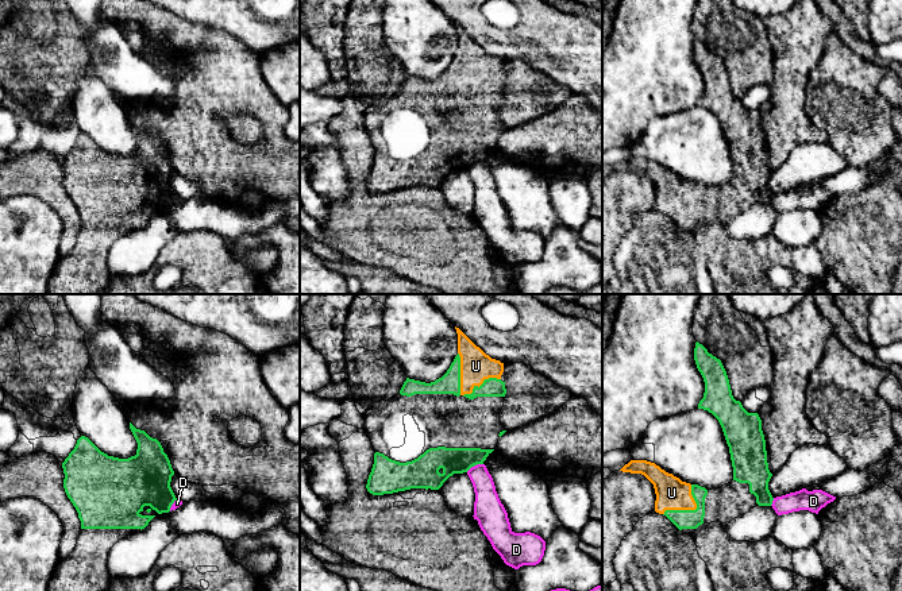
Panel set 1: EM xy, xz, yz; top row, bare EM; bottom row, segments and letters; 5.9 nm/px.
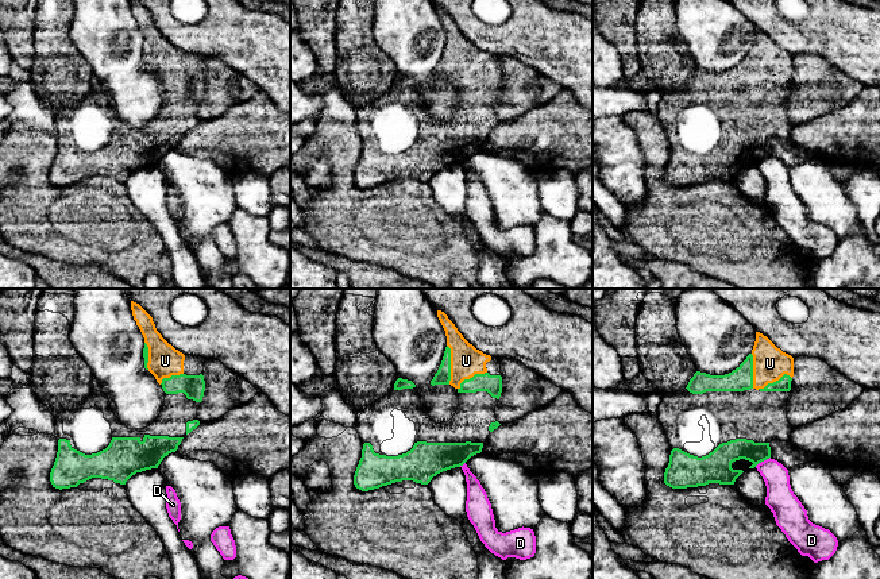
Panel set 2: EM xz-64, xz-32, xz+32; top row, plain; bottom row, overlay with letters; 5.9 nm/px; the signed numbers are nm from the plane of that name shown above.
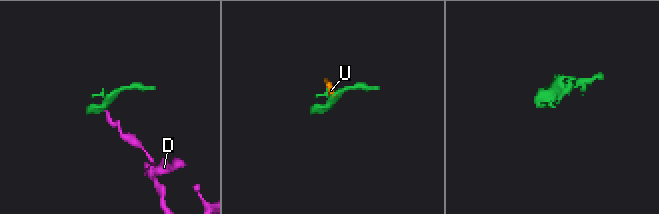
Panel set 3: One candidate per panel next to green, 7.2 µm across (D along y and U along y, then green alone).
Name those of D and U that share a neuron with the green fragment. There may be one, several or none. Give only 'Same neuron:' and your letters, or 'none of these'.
Same neuron: U

